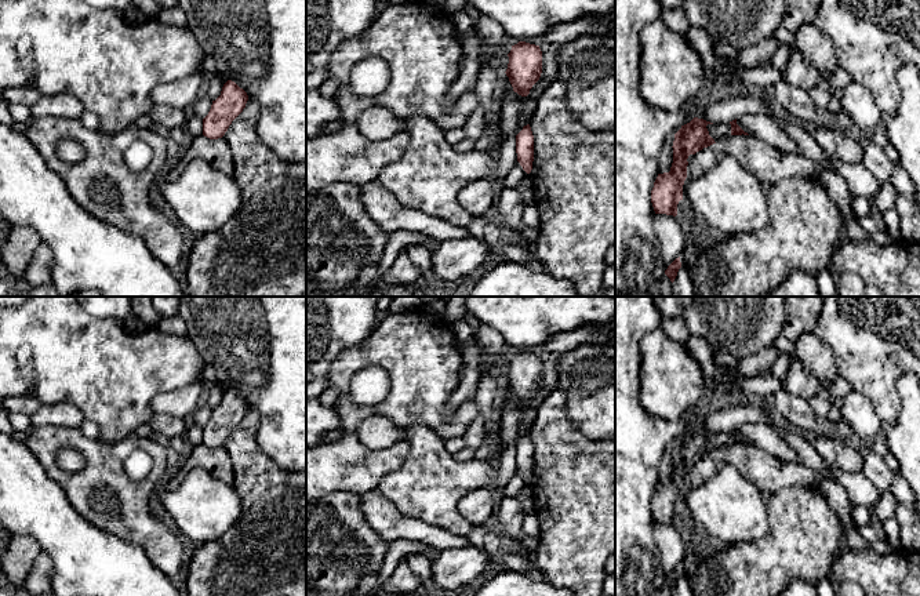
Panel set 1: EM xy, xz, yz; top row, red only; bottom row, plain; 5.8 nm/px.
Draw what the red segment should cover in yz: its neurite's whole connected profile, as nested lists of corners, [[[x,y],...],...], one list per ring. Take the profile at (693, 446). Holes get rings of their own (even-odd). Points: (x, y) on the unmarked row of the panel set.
[[[694,426],[674,443],[670,480],[658,483],[651,499],[655,523],[677,524],[677,513],[683,509],[683,494],[687,487],[688,465],[716,453],[709,444],[708,433],[713,432]]]

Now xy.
[[[228,389],[203,428],[203,444],[210,448],[222,447],[232,430],[243,421],[247,410],[247,401],[234,390]]]

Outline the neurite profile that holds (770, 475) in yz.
[[[742,443],[723,447],[719,453],[697,461],[687,475],[687,486],[701,486],[727,465],[735,468],[764,495],[793,486],[818,487],[821,483],[821,476],[808,466],[782,462],[756,446]]]

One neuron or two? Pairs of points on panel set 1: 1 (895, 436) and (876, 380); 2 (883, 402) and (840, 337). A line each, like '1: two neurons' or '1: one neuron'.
1: two neurons
2: one neuron

